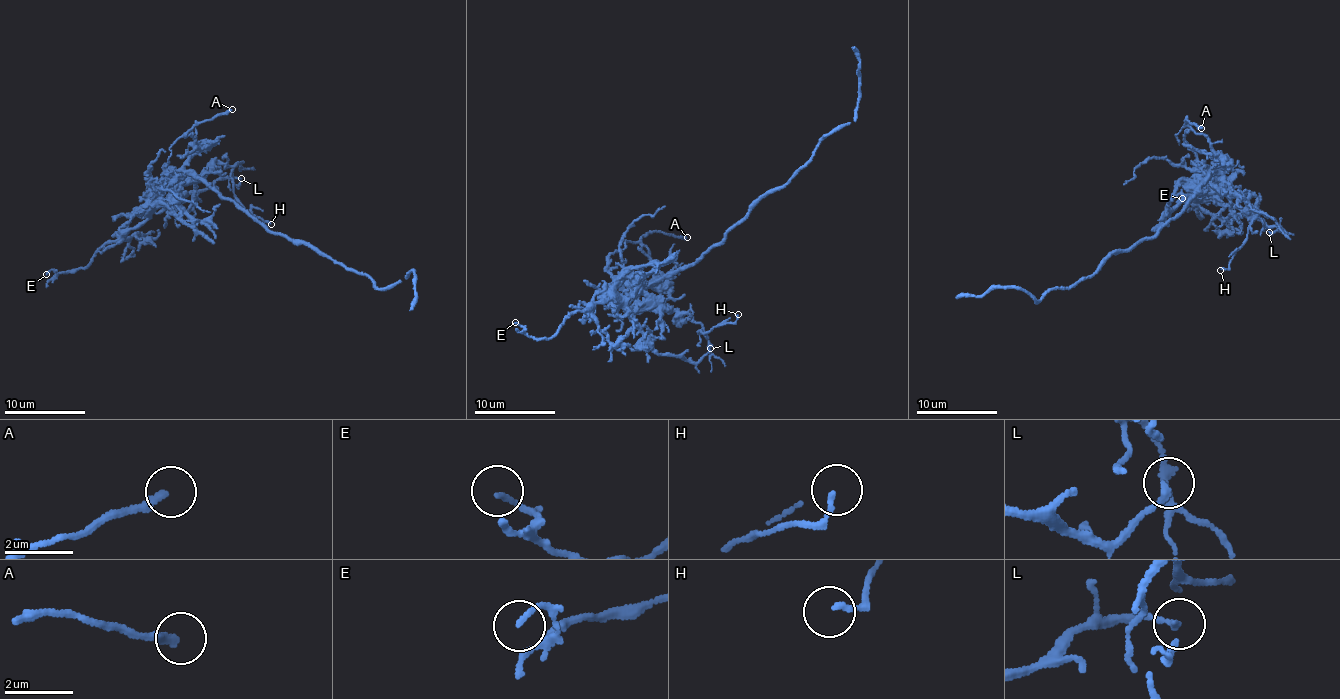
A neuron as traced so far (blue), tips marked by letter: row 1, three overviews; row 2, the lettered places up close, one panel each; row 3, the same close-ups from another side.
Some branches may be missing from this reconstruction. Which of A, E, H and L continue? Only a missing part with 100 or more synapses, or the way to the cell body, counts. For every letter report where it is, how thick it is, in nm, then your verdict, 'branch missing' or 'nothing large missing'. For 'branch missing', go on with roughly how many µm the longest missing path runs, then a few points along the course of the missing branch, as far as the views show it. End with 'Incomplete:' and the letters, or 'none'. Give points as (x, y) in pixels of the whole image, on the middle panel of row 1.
A: place (687, 237); calibre 240 nm; nothing large missing
E: place (515, 322); calibre 130 nm; nothing large missing
H: place (738, 314); calibre 130 nm; nothing large missing
L: place (710, 348); calibre 200 nm; nothing large missing
Incomplete: none

